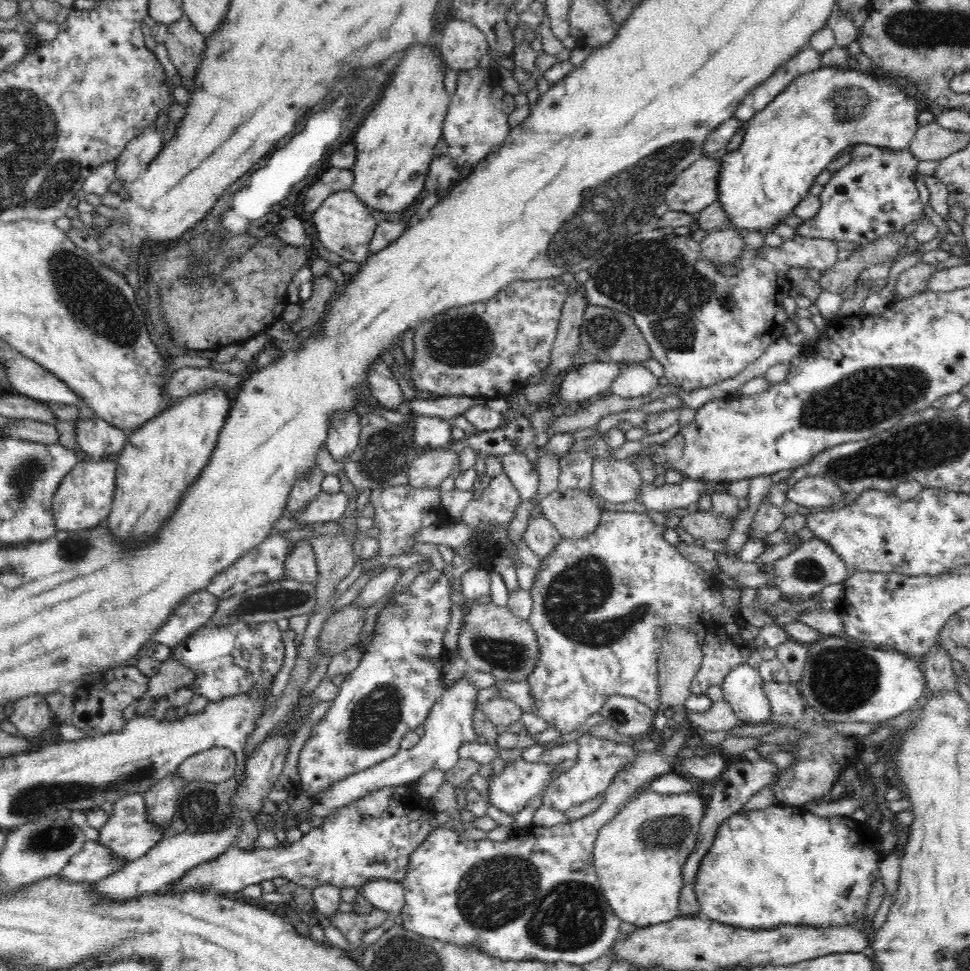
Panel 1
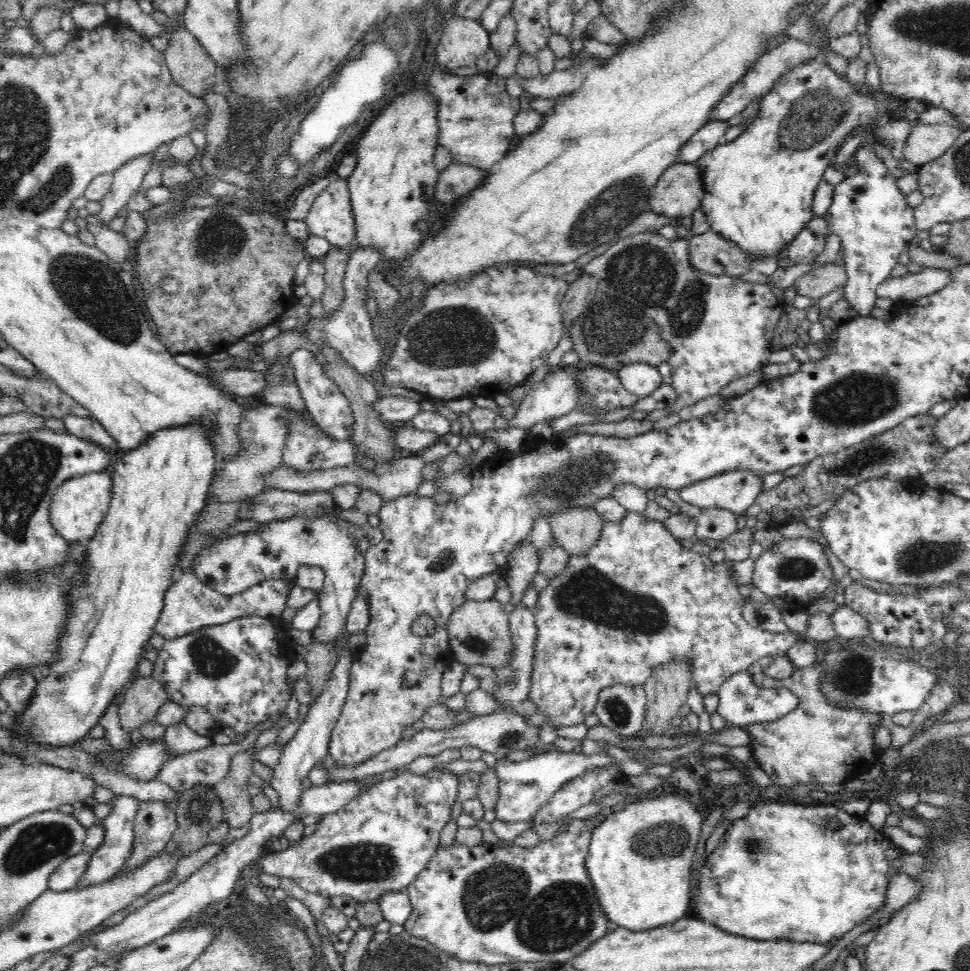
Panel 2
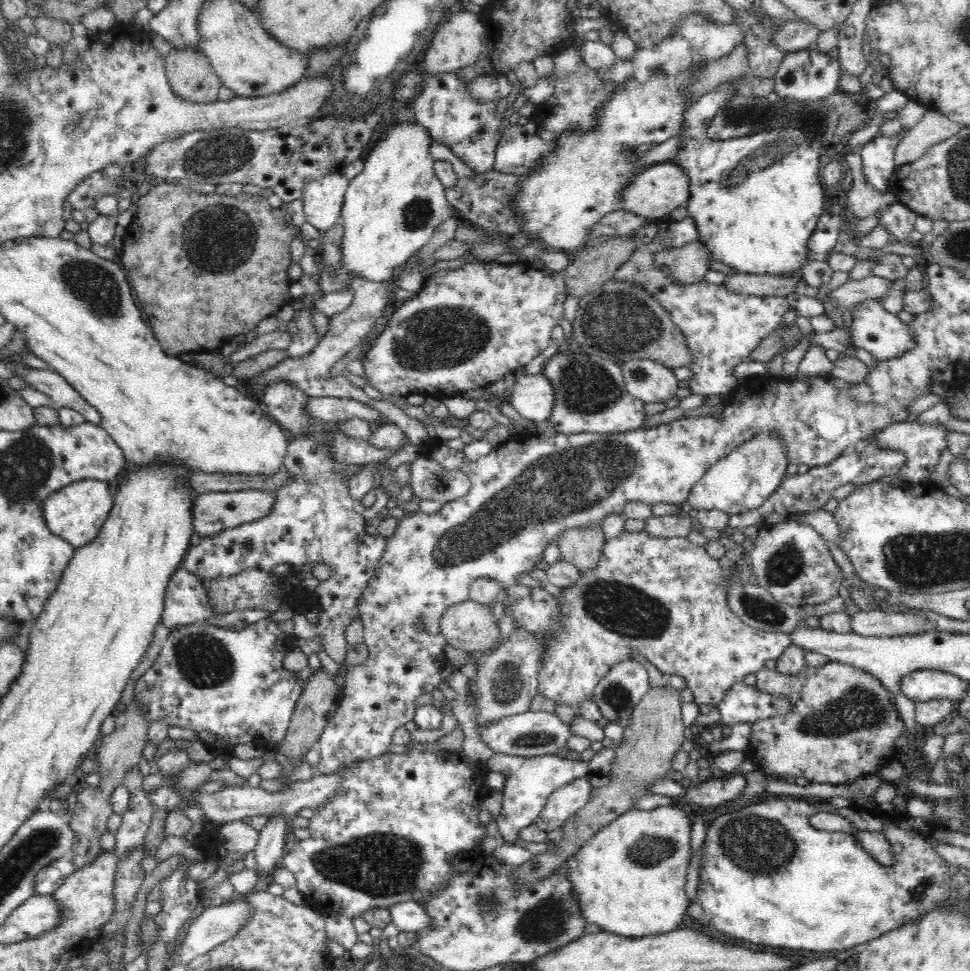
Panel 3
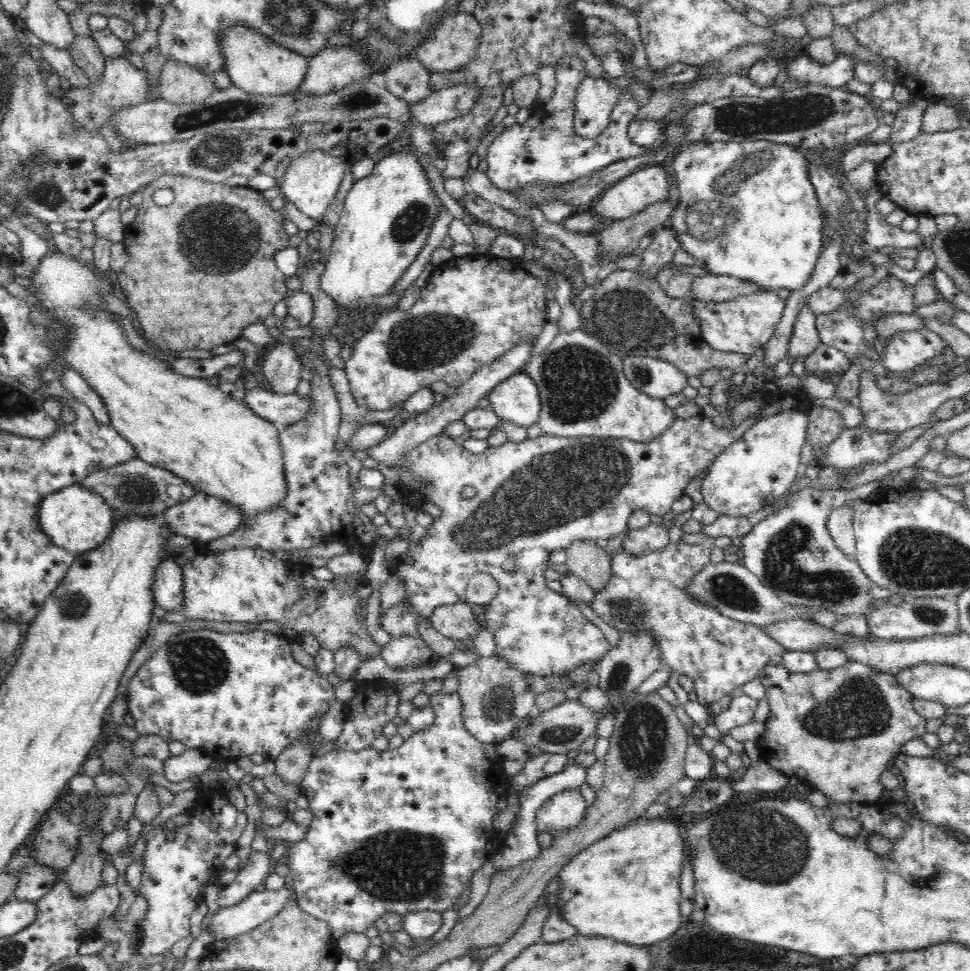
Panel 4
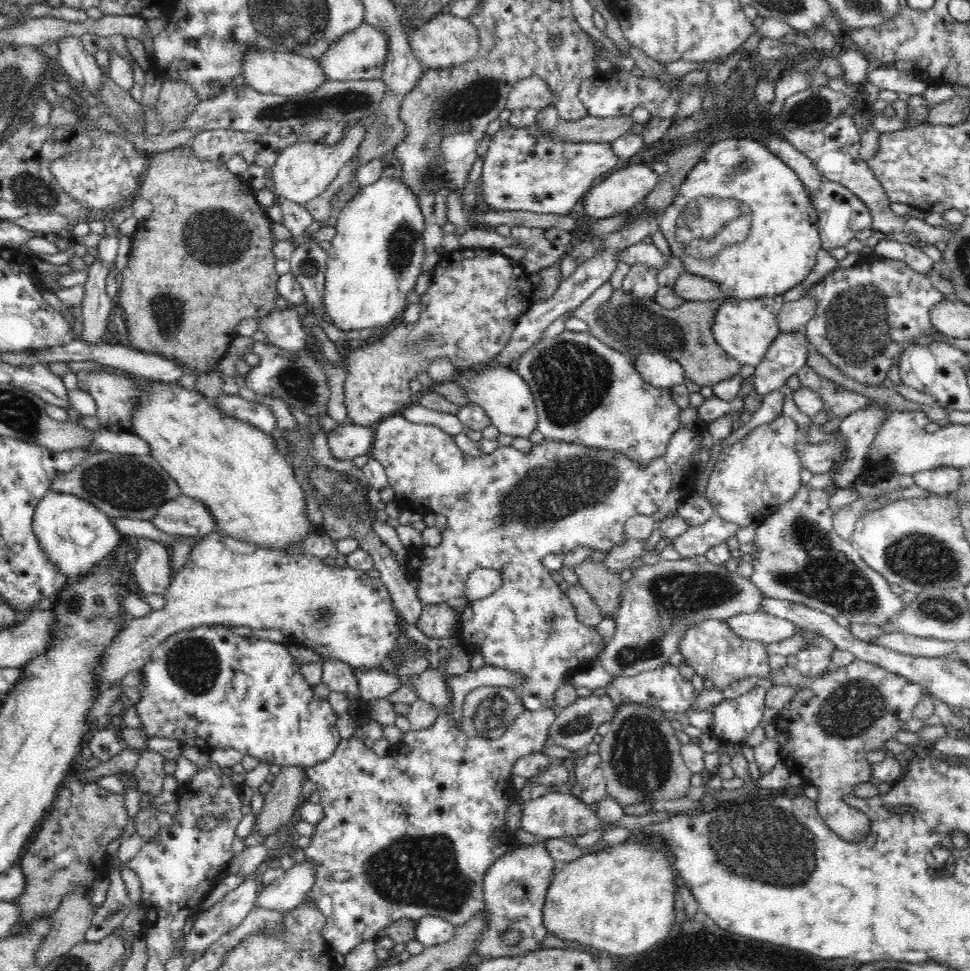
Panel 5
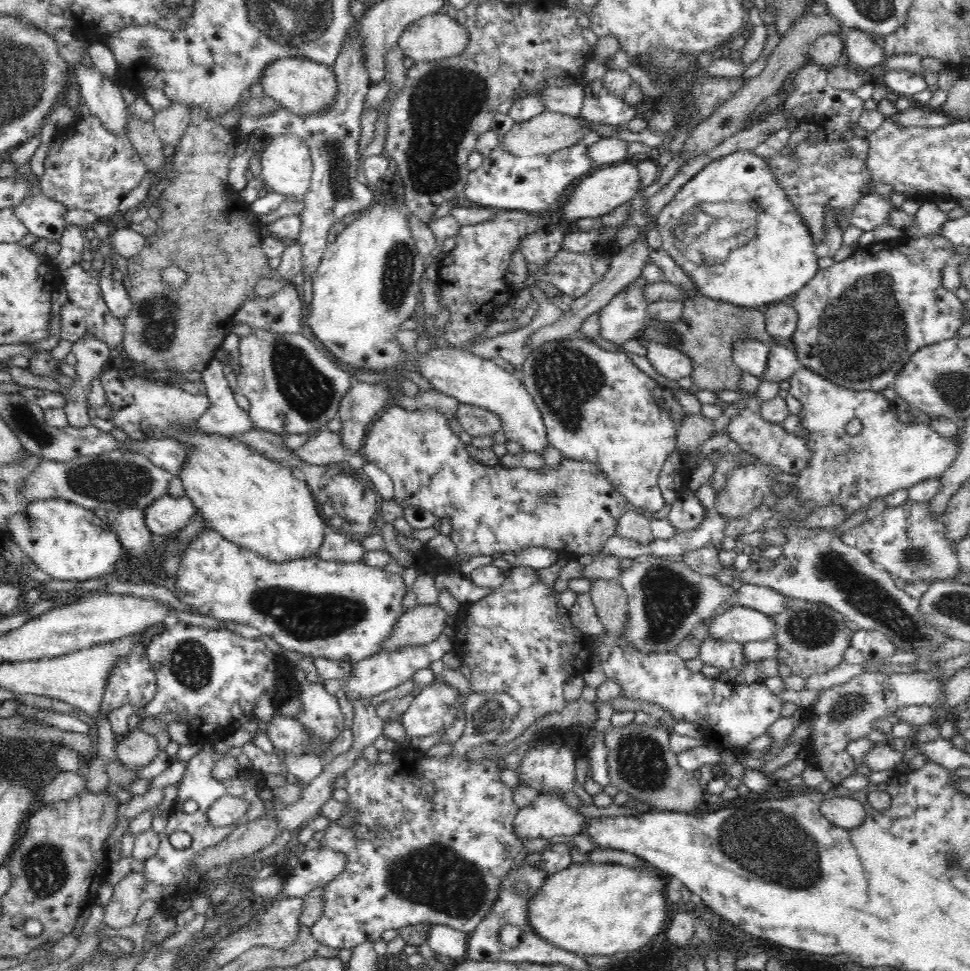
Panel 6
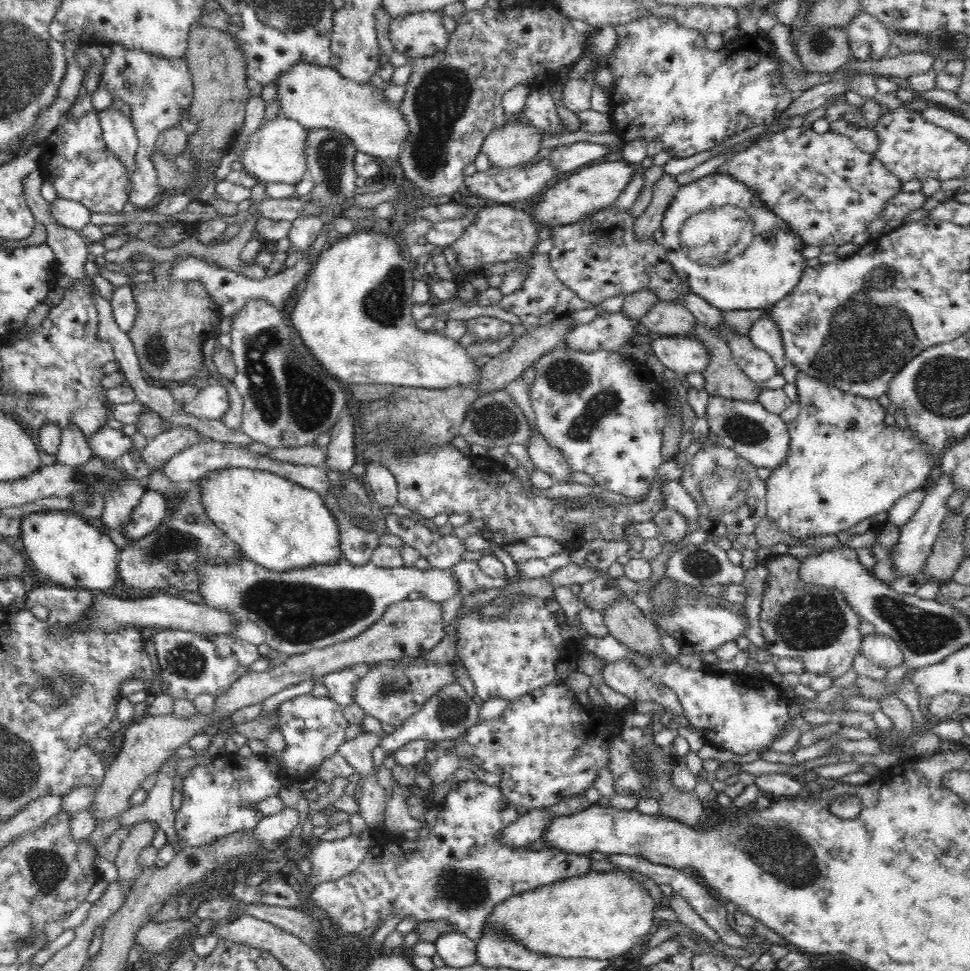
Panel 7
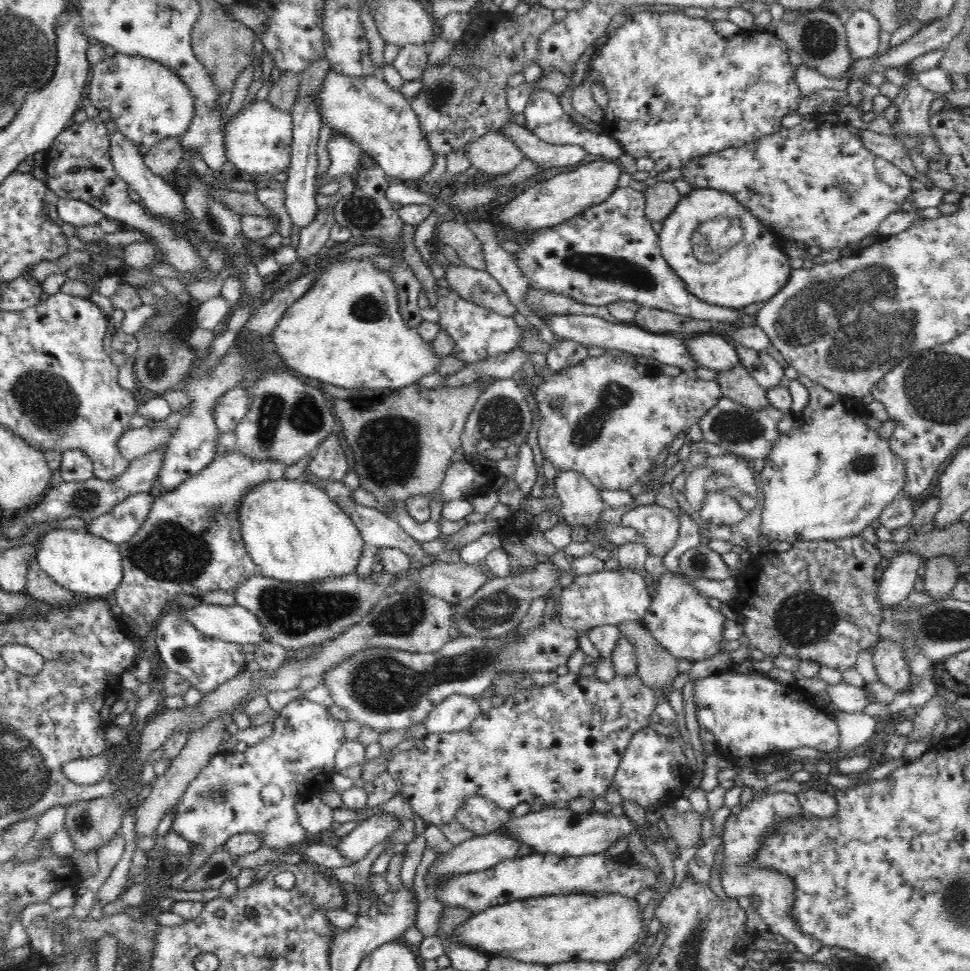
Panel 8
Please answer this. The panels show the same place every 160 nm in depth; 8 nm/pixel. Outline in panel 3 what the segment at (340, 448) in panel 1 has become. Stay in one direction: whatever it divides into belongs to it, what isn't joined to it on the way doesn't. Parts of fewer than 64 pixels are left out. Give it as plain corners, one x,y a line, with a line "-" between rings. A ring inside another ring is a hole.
306,303
300,309
299,317
297,318
298,322
296,323
298,331
296,334
293,334
292,342
286,350
288,357
300,358
300,356
310,354
321,340
310,321
311,308
314,308
314,304

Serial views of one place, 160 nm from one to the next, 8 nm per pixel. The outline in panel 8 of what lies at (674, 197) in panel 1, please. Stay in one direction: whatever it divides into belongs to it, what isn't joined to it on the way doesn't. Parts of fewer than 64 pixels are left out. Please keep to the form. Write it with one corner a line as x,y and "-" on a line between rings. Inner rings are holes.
596,160
582,166
576,166
573,171
560,173
542,181
542,184
532,185
524,194
516,196
504,210
499,214
498,226
507,230
519,231
550,228
578,216
586,208
602,204
608,200
618,188
618,178
623,168
616,162
608,160

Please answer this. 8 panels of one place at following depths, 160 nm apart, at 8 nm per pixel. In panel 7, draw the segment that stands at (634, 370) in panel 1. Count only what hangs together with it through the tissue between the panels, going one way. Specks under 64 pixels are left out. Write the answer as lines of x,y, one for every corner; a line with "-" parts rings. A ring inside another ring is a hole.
652,335
650,346
665,368
679,375
701,373
711,359
707,348
690,336

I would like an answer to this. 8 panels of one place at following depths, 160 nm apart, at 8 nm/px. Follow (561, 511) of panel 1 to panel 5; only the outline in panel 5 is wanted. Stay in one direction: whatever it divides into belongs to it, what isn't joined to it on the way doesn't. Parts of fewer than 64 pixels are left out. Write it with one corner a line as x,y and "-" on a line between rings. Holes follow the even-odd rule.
584,560
575,568
579,583
594,597
603,616
615,613
620,606
623,583
616,572
611,572
604,562

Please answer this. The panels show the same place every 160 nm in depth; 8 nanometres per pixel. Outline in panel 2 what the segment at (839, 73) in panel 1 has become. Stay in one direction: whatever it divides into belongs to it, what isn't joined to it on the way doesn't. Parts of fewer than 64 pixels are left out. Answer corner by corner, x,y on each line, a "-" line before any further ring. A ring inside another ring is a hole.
814,56
810,62
802,62
778,80
774,89
760,100
756,118
744,132
696,160
704,183
700,208
711,230
740,246
750,262
774,254
778,258
782,250
787,250
789,242
806,229
813,217
814,195
823,180
822,175
828,166
833,166
838,148
856,128
867,128
871,134
870,141
889,142
892,156
897,160
904,159
904,146
913,124
890,114
885,95
878,93
863,98
863,94
857,93
854,87
846,77
836,74
821,56

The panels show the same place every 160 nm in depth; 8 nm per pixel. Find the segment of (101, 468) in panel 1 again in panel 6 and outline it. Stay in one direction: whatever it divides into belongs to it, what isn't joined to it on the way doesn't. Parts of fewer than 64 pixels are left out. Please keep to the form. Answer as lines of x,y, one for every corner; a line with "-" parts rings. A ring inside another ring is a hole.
62,498
36,500
28,504
24,511
6,518
6,525
10,527
12,539
34,561
35,567
50,575
52,579
83,581
106,576
114,572
115,564
121,558
121,542
110,528
110,524
100,519
93,510

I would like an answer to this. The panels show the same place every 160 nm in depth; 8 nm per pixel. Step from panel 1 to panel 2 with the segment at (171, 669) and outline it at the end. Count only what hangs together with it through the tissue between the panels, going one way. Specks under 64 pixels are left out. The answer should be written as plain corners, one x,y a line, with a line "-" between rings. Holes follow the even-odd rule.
138,677
123,692
120,706
120,725
124,730
139,730
140,725
155,718
158,710
167,702
162,681
154,677

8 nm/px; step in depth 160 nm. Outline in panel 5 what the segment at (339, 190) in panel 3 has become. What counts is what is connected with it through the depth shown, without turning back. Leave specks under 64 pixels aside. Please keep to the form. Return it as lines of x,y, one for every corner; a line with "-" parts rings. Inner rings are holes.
358,118
356,126
350,128
348,134
337,145
326,145
310,141
296,142
288,146
276,160
276,164
270,169
273,180
272,190
278,200
289,200
296,204
306,204
326,192
326,188
332,184
340,168
357,154
358,147
363,141
367,130
363,124
364,118

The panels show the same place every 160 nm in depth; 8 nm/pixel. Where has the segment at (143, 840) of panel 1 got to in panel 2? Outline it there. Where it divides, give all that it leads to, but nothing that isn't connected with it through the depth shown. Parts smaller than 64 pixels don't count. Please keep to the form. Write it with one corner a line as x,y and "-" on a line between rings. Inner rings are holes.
120,795
116,796
112,802
110,814
103,820
105,828
104,842
93,852
90,862
86,868
86,874
82,876
80,884
76,889
98,884
99,882
108,880
110,877
116,876
120,872
120,868
130,860
132,856
132,848
134,848
134,818
139,808
139,800
134,796

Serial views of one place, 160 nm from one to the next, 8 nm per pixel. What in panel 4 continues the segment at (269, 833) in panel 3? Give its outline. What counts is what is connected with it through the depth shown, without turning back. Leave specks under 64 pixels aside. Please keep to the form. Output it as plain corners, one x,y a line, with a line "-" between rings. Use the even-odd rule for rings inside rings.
252,852
233,882
222,886
219,891
217,902
220,908
232,908
249,894
260,890
273,862
271,853

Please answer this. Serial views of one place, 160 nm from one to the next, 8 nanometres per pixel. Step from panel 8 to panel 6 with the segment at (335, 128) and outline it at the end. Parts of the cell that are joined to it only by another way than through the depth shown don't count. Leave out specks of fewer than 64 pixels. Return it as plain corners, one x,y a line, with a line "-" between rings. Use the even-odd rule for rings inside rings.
284,57
272,61
263,70
260,83
264,92
278,101
282,108
296,115
319,113
331,107
333,98
338,94
333,67
300,57

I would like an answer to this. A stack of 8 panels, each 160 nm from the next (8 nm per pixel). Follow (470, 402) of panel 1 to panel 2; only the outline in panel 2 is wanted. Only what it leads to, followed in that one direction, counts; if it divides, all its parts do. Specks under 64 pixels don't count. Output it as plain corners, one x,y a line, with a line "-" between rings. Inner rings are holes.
387,394
380,396
372,405
381,420
386,423
406,422
423,411
418,400

